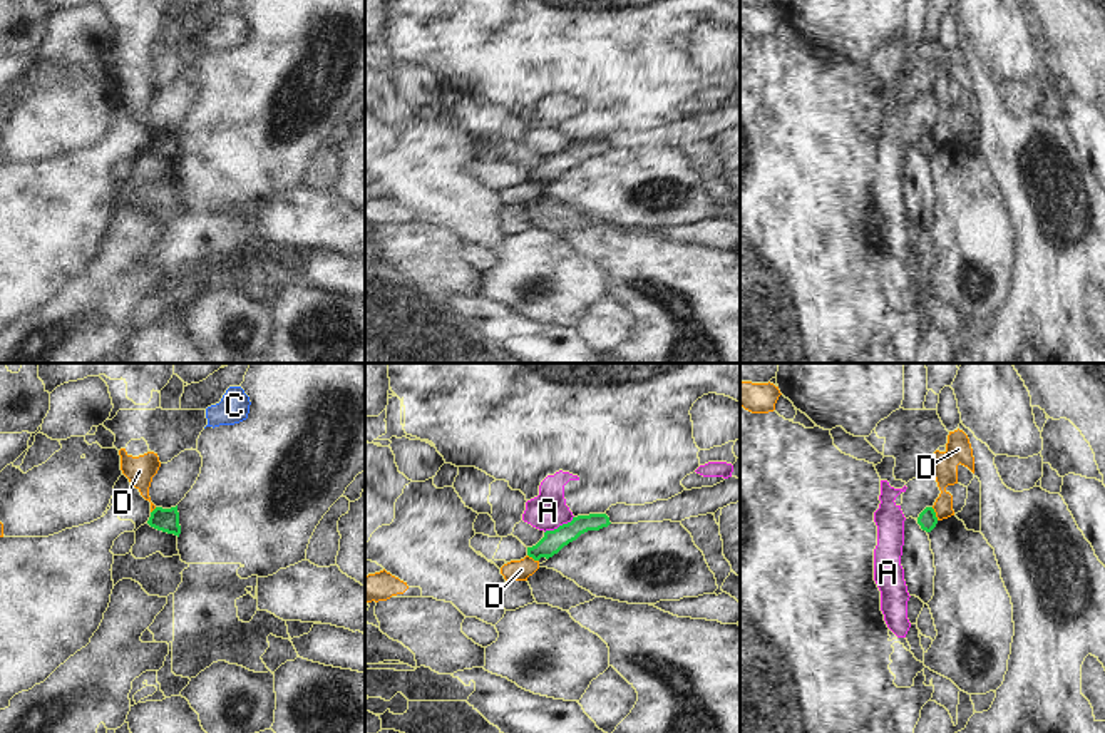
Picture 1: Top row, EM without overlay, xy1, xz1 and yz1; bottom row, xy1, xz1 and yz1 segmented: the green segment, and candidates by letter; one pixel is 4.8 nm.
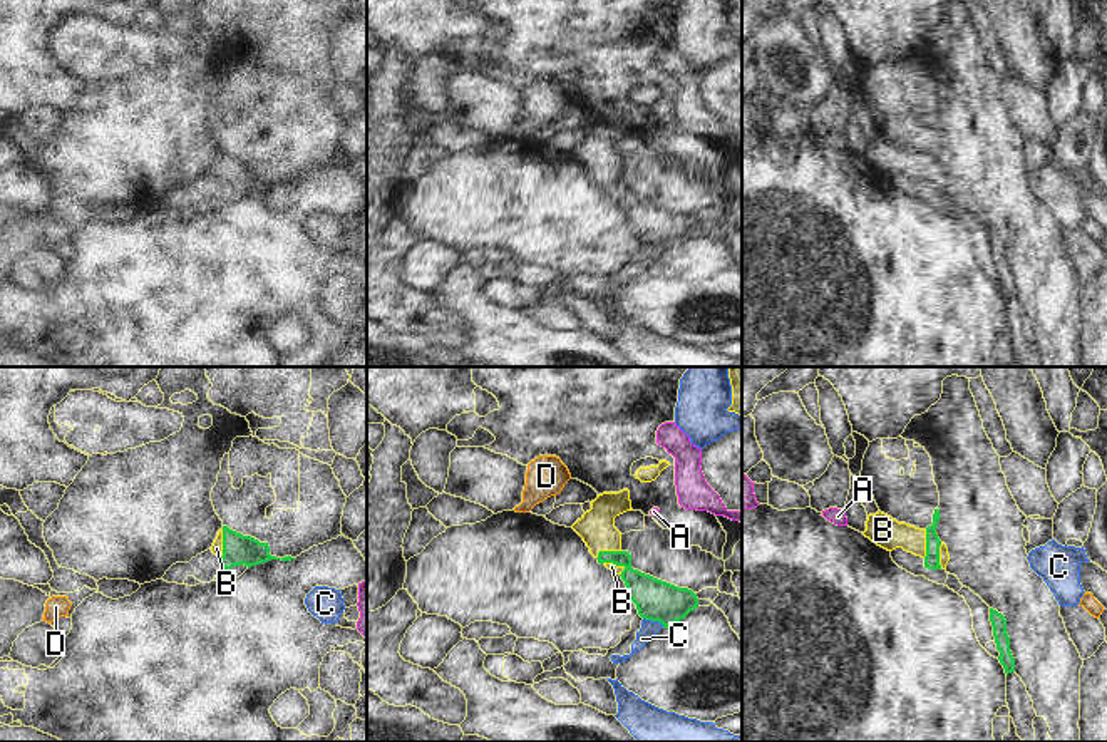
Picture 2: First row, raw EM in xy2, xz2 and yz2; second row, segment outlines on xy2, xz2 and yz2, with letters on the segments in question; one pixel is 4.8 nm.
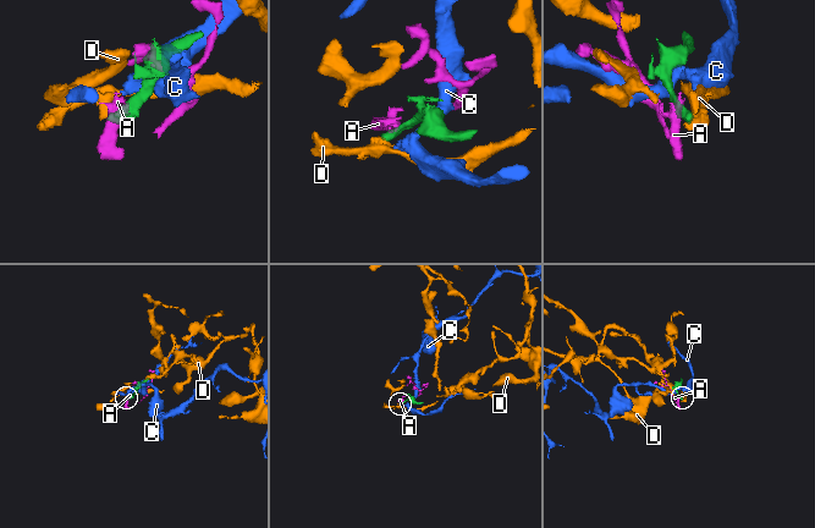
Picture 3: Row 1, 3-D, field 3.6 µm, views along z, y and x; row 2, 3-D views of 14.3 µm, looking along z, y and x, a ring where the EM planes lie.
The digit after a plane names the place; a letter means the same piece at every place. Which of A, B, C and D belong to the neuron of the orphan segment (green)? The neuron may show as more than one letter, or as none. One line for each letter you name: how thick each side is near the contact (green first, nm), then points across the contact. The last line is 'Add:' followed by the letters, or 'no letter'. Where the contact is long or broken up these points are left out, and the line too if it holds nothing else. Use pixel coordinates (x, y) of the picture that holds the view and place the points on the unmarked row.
B: 140/60 nm | across xy2 (238, 175), (223, 170), (216, 173)
Add: B

